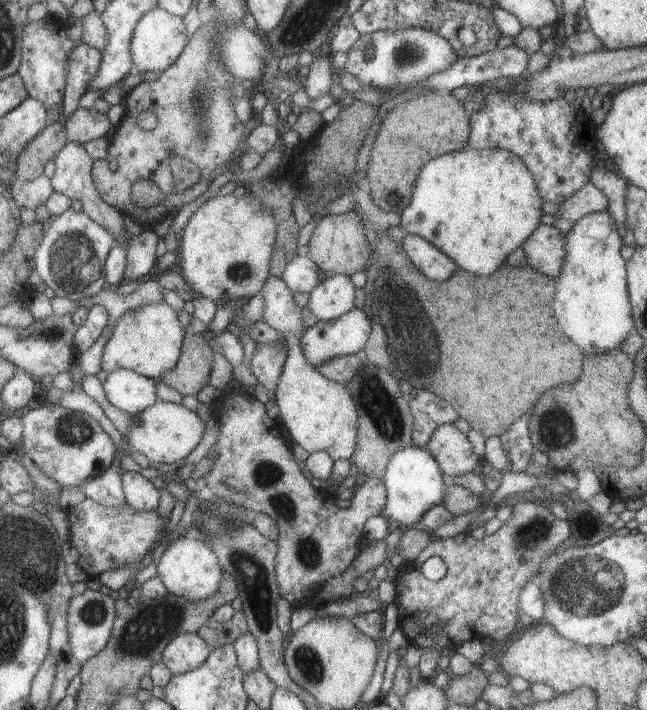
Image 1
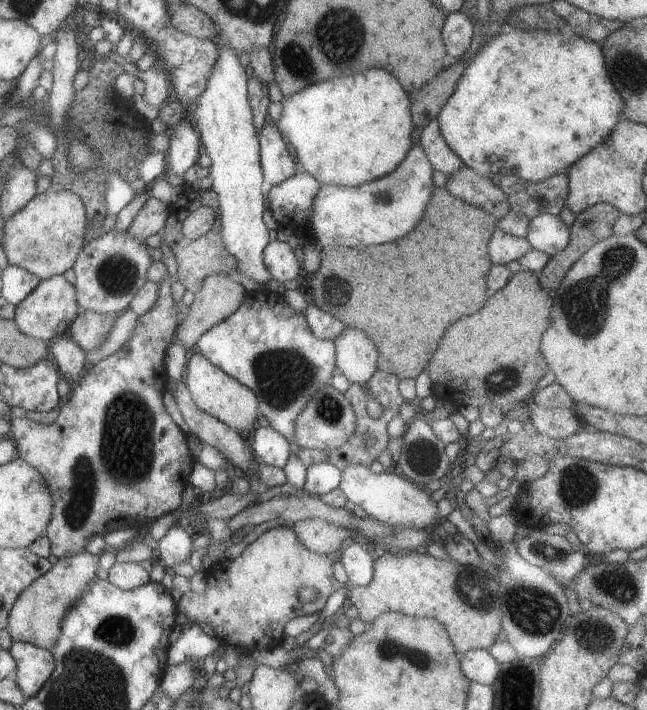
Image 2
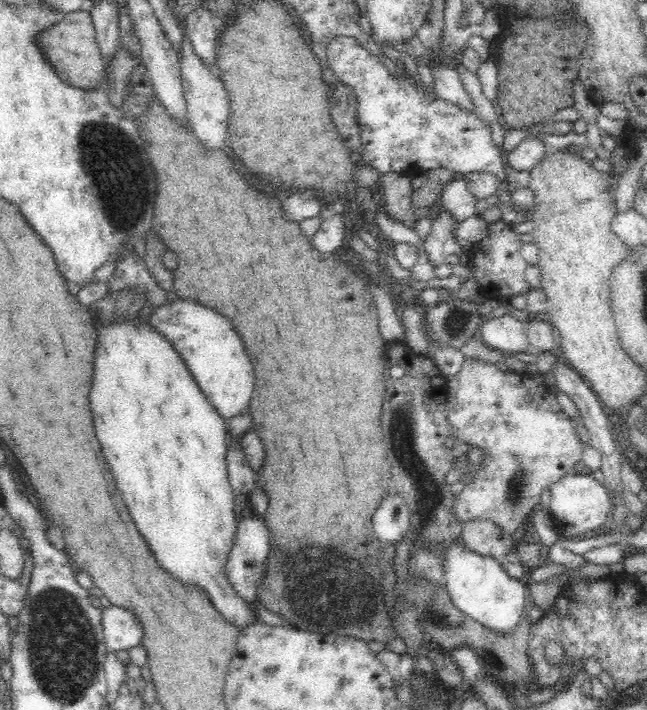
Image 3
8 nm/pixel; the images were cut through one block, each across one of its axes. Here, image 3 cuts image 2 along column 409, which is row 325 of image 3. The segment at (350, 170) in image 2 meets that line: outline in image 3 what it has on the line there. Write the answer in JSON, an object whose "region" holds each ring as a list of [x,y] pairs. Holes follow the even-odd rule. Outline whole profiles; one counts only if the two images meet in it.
{"region":[[[145,316],[97,329],[95,370],[90,386],[93,426],[103,457],[122,495],[136,531],[148,545],[162,571],[182,584],[205,590],[213,607],[239,629],[258,615],[245,604],[228,580],[227,567],[238,518],[234,506],[239,497],[228,478],[228,422],[198,390],[184,361],[162,335],[148,327]]]}

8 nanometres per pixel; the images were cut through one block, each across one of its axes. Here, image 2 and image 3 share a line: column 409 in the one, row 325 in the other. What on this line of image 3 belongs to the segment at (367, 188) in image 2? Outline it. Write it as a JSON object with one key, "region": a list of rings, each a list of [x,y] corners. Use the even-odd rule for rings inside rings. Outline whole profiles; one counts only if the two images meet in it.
{"region":[[[180,300],[172,304],[166,302],[152,314],[147,314],[145,319],[150,329],[154,329],[174,347],[198,390],[226,422],[249,410],[256,378],[242,340],[232,330],[228,320],[196,302]]]}

